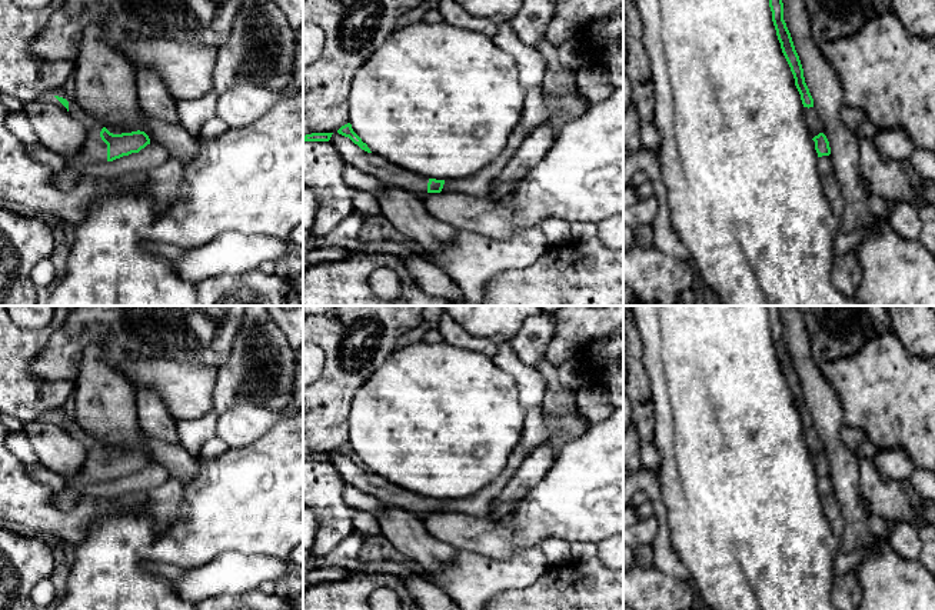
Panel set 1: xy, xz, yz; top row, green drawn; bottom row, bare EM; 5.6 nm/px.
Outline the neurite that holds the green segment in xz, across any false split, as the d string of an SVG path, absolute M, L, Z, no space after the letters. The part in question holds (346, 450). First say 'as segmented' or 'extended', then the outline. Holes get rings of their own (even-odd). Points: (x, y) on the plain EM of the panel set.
extended; M350 443L342 446L336 453L306 454L303 461L330 461L345 483L373 496L382 504L406 509L413 514L440 513L445 504L445 500L417 496L373 474L353 451Z

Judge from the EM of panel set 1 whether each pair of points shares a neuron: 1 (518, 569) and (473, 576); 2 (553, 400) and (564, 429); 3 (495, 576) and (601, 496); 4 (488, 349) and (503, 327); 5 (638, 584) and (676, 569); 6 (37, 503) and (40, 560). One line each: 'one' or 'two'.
1: one
2: two
3: two
4: two
5: two
6: two

